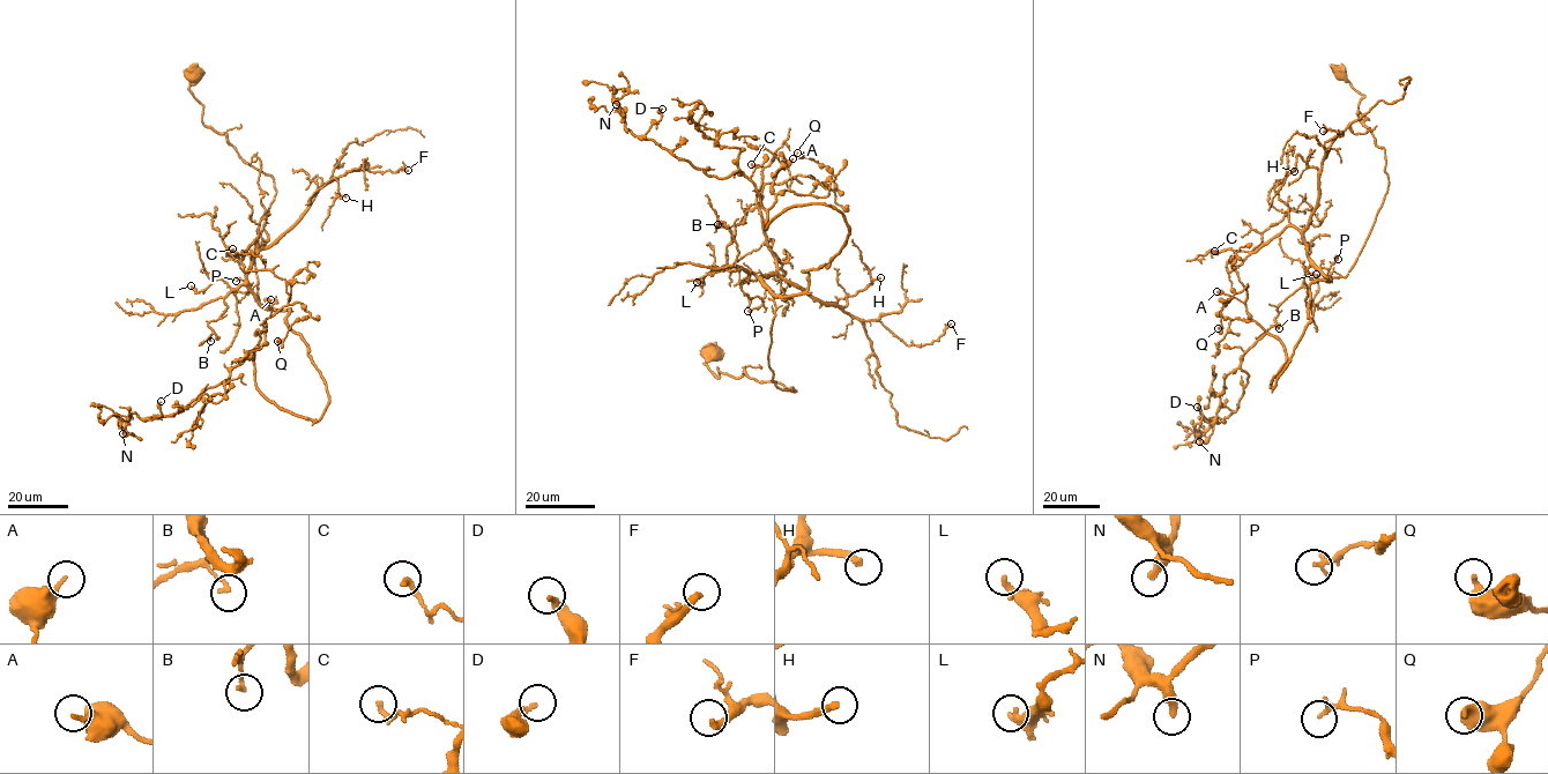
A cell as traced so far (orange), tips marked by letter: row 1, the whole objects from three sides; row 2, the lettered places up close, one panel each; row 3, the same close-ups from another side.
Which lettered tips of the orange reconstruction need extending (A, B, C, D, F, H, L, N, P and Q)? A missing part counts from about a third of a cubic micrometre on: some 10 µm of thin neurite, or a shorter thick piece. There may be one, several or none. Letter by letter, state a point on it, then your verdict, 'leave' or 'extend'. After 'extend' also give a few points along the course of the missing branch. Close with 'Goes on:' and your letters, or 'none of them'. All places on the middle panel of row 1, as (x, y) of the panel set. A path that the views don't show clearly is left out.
A: at (793, 158); leave
B: at (717, 224); leave
C: at (751, 164); leave
D: at (662, 109); leave
F: at (951, 324); extend
H: at (880, 277); leave
L: at (697, 282); extend; missing branch runs (697, 282), (696, 285), (685, 285), (705, 296), (709, 292)
N: at (616, 104); leave
P: at (748, 311); leave
Q: at (797, 153); leave
Goes on: F, L

